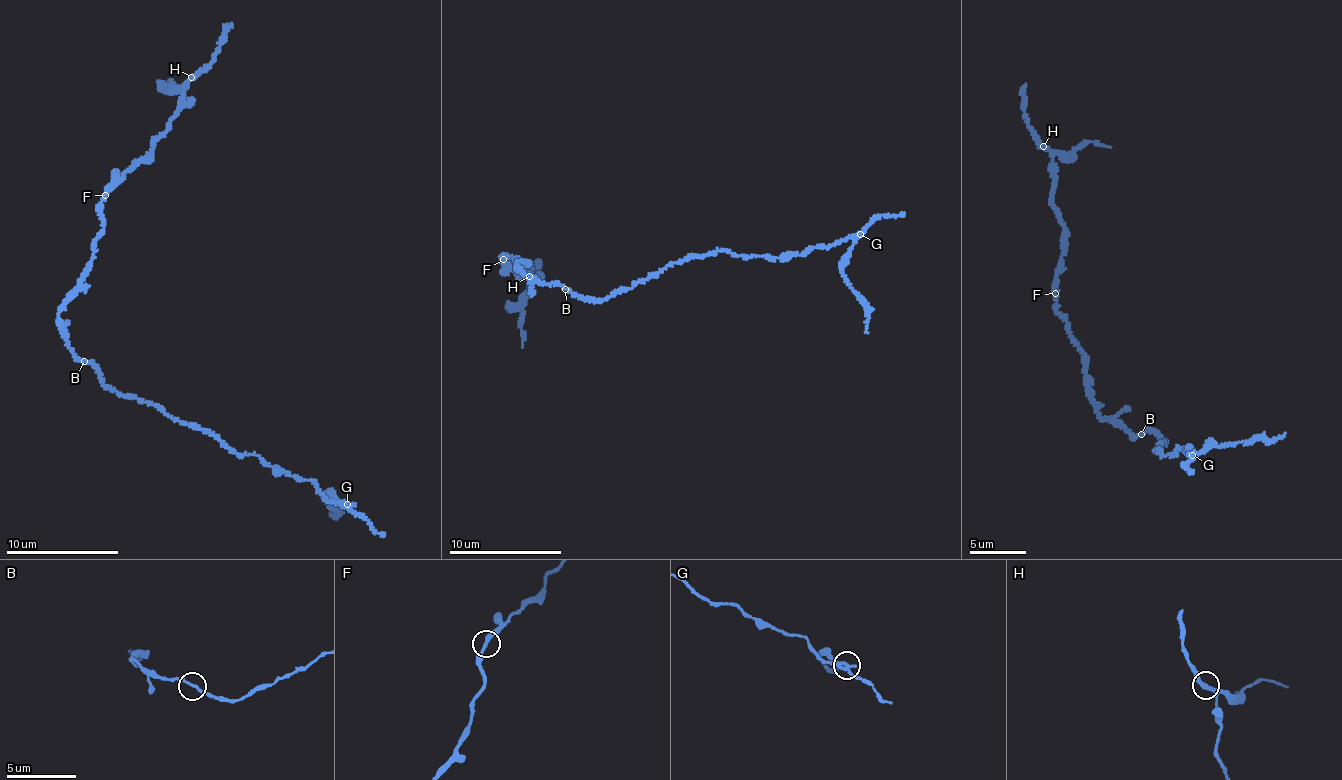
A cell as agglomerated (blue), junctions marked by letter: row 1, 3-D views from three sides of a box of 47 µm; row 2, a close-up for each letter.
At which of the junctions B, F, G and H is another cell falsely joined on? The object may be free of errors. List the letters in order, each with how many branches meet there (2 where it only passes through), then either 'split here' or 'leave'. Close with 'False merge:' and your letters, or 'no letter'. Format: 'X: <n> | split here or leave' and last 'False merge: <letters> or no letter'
B: 2 | leave
F: 2 | leave
G: 3 | split here
H: 3 | leave
False merge: G

